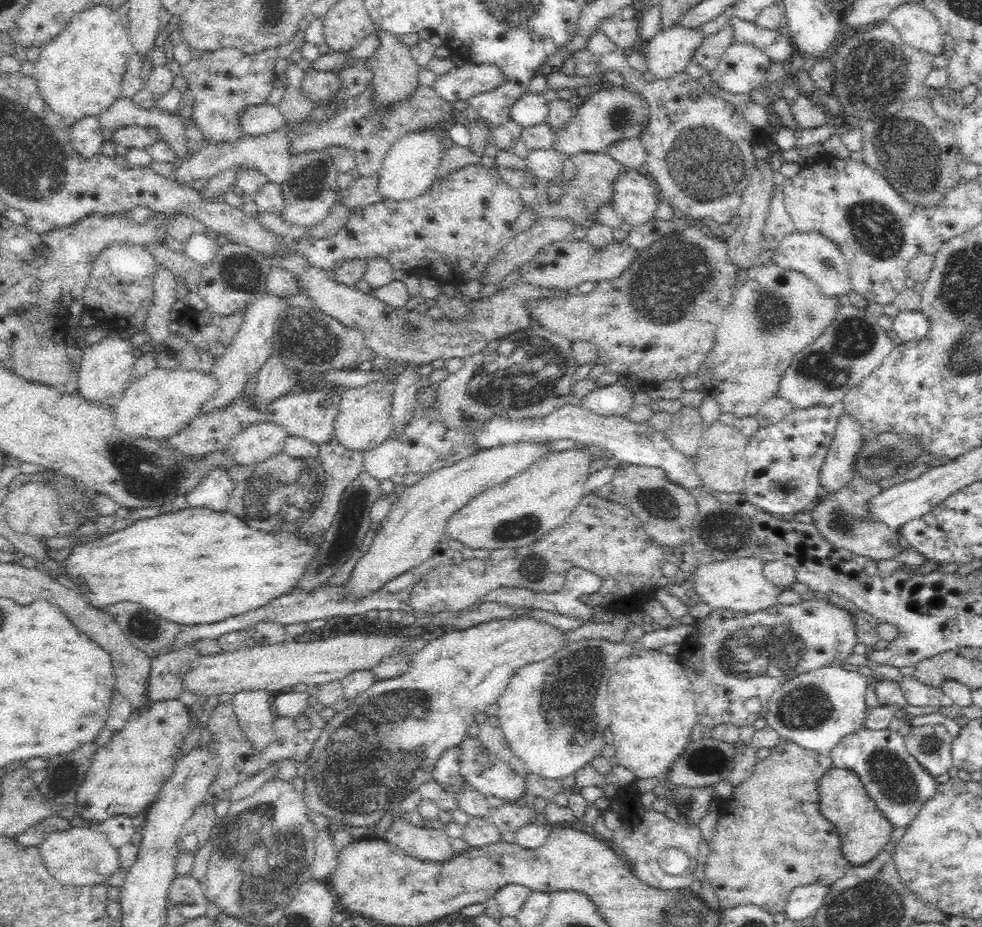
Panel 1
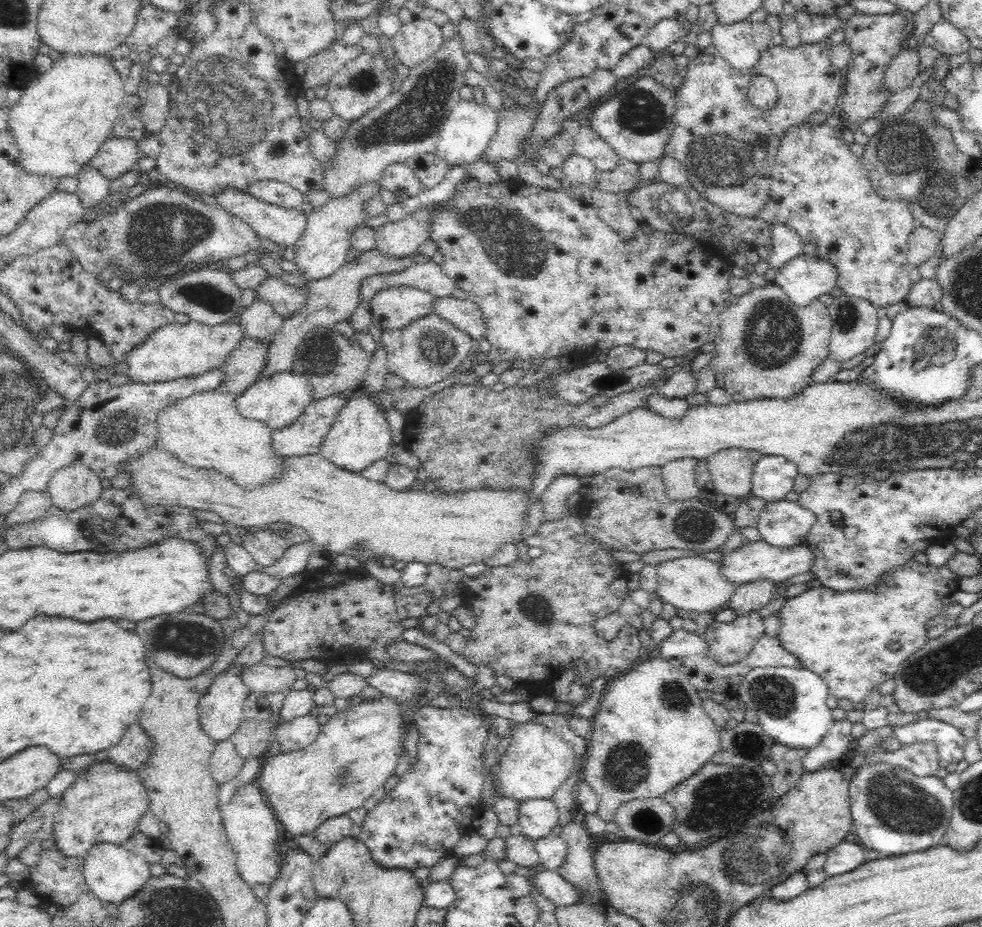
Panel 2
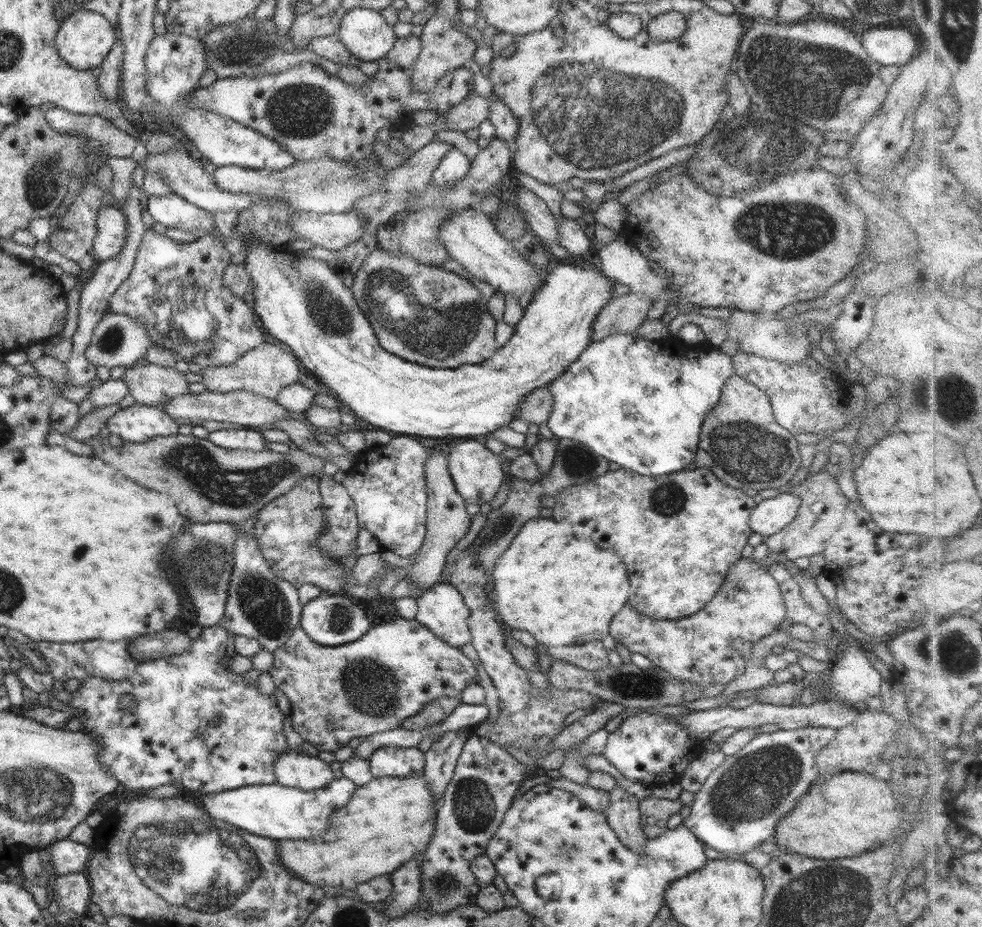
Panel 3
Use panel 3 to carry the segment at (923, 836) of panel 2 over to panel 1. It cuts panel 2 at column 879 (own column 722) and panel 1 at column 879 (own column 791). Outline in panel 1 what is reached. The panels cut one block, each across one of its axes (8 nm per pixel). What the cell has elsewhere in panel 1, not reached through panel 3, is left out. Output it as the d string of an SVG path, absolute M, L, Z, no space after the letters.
M863 726L860 730L844 736L830 752L834 767L854 771L859 776L877 811L888 819L894 829L910 826L910 822L921 812L923 804L936 794L939 785L908 753L903 731L887 728L872 730Z

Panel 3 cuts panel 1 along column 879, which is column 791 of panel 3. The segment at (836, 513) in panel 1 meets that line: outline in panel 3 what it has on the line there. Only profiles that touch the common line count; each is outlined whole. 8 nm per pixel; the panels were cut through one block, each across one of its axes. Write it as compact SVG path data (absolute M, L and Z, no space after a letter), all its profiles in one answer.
M822 468L821 471L814 475L808 475L805 480L796 486L782 485L779 486L780 493L790 492L802 498L802 505L798 509L795 520L788 524L781 532L776 535L765 538L764 543L768 545L770 555L767 560L762 561L763 565L794 561L800 557L814 559L815 555L822 555L825 543L830 540L834 534L843 526L846 512L846 504L849 499L840 491L838 481Z

